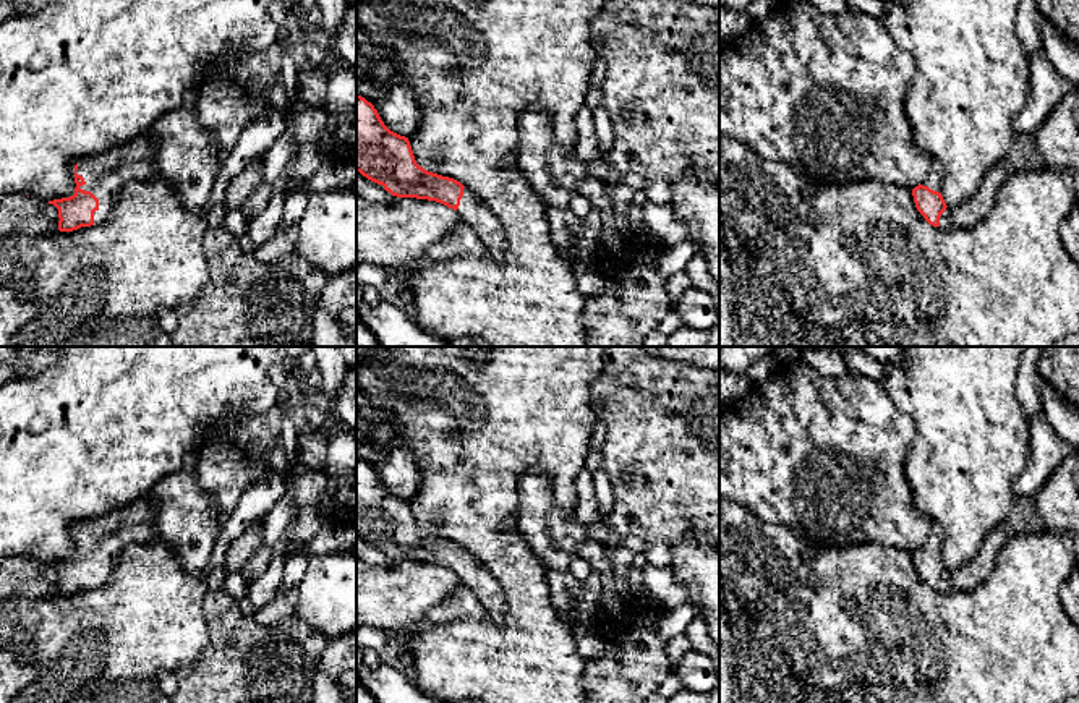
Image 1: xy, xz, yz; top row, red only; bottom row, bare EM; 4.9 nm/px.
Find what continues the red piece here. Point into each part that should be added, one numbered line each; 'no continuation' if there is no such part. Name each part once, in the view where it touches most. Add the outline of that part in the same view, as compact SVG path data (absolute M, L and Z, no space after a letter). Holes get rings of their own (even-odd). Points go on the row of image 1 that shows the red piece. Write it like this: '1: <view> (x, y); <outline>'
1: xy (106, 174); M146 131L109 152L78 162L76 173L86 181L79 188L91 191L99 199L94 225L110 215L128 181L143 181L152 177L152 154L152 141Z

